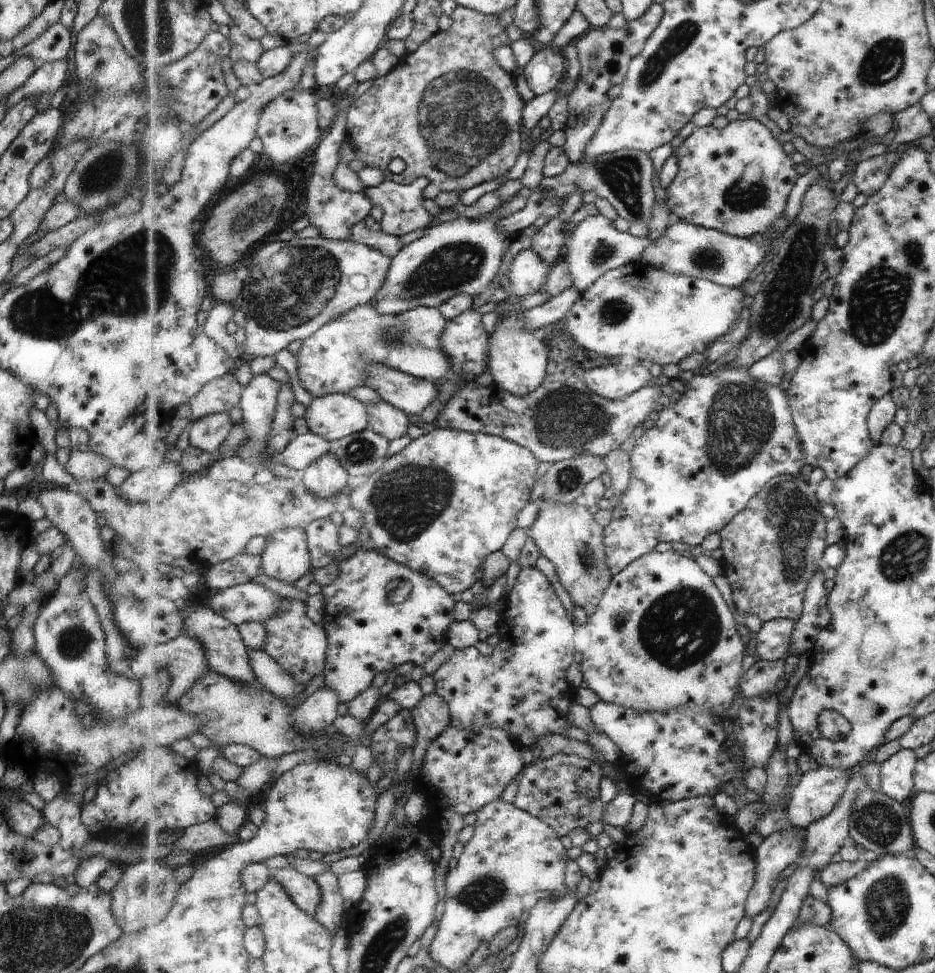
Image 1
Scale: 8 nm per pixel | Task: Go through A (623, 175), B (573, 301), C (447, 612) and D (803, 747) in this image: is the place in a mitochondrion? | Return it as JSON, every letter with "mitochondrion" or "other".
{"A":"mitochondrion","B":"other","C":"other","D":"other"}

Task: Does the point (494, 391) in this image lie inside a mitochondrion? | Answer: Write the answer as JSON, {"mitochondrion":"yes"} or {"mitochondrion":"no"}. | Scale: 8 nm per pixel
{"mitochondrion":"no"}

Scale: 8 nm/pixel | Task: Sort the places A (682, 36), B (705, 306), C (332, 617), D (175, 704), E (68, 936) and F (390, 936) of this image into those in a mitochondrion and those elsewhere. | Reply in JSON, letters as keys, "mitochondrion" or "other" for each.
{"A":"mitochondrion","B":"other","C":"other","D":"other","E":"mitochondrion","F":"mitochondrion"}

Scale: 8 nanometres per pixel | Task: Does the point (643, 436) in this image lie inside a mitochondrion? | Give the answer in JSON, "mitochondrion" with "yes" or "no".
{"mitochondrion":"no"}

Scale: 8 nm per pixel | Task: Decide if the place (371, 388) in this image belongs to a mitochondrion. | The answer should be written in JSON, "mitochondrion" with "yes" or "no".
{"mitochondrion":"no"}

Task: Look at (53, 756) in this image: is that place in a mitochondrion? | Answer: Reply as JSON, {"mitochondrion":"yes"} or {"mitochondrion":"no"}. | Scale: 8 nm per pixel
{"mitochondrion":"no"}

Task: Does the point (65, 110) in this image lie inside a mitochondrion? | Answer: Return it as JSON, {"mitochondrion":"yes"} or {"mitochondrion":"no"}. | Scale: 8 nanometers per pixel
{"mitochondrion":"no"}

